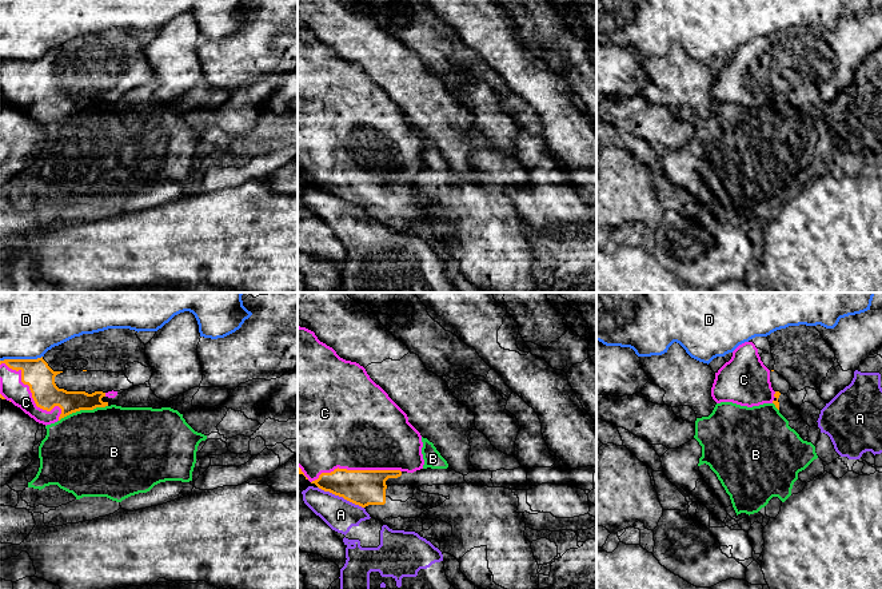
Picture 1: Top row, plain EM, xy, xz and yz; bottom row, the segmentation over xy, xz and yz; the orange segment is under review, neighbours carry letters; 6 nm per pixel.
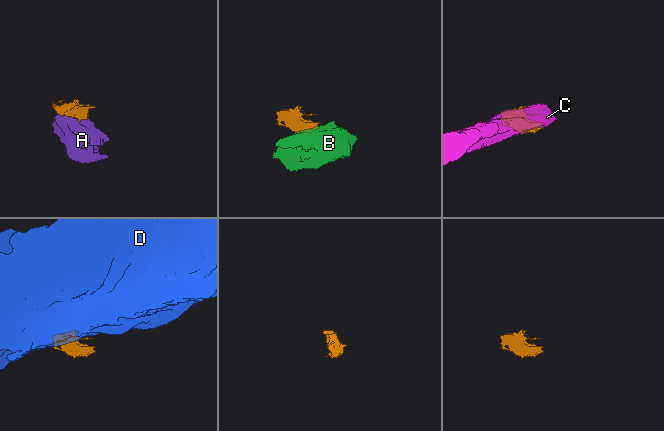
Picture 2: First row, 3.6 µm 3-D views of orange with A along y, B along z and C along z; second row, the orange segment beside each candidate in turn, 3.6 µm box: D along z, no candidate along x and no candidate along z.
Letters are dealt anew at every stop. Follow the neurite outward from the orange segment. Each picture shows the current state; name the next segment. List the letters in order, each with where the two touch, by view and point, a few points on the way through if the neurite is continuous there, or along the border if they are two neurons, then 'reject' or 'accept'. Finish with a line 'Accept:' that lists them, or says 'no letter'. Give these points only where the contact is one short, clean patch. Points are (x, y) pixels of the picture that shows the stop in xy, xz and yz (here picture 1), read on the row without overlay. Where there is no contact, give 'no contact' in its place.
A: meets orange in xz at (340, 197); border along xz (318, 187), (363, 209); reject
B: meets orange in xy at (83, 110); border along xy (107, 106), (80, 110), (64, 116), (59, 122); reject
C: meets orange in xy at (32, 96); accept
D: meets orange in xy at (20, 60); border along xy (42, 56), (0, 62); reject
Accept: C

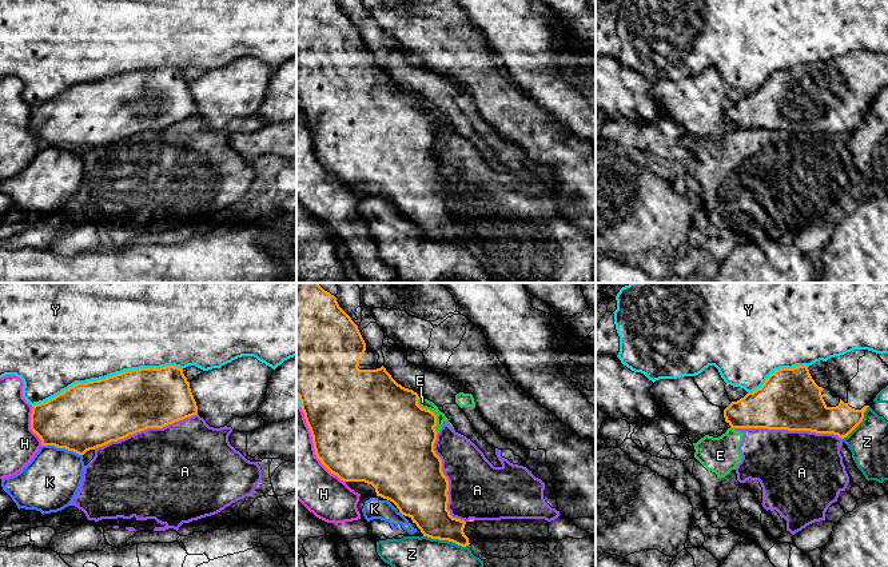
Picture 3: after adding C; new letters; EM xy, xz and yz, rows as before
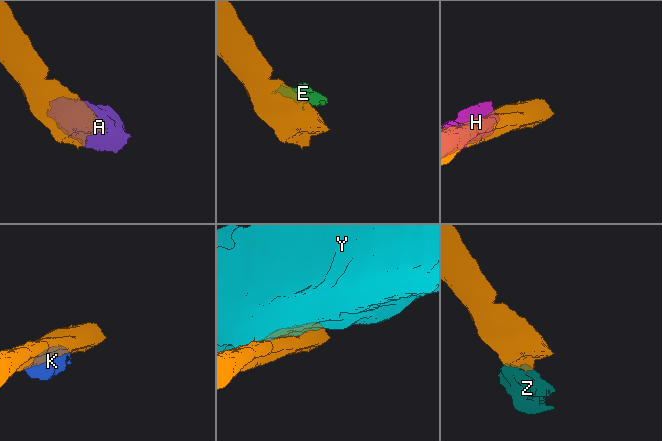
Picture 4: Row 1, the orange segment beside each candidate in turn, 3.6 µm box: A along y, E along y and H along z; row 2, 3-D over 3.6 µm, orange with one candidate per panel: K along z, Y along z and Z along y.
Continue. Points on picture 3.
A: meets orange in yz at (788, 131); reject
E: meets orange in xz at (433, 114); reject
H: meets orange in xy at (31, 127); reject
K: meets orange in xy at (62, 148); reject
Y: meets orange in xy at (108, 78); reject
Z: meets orange in xz at (446, 240); border along xz (423, 236), (431, 240), (448, 240), (468, 247); reject
Accept: no letter

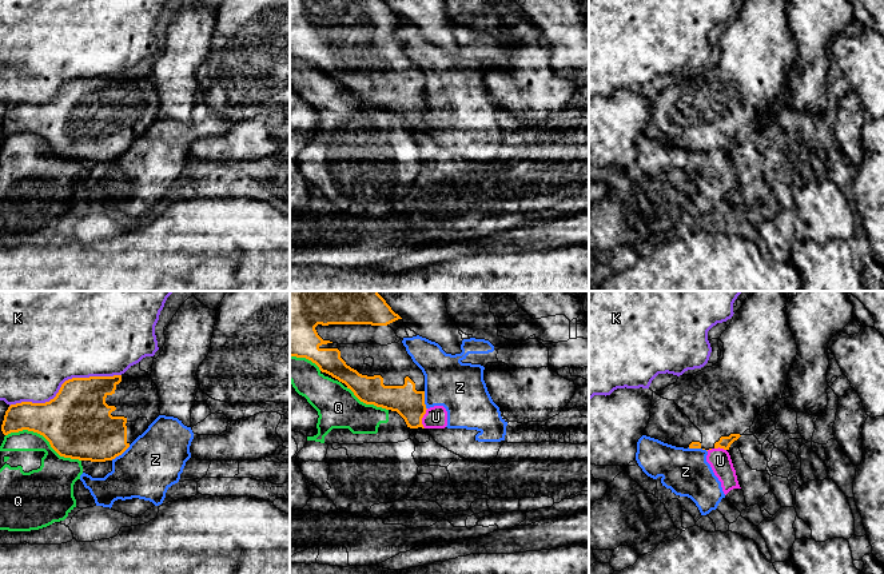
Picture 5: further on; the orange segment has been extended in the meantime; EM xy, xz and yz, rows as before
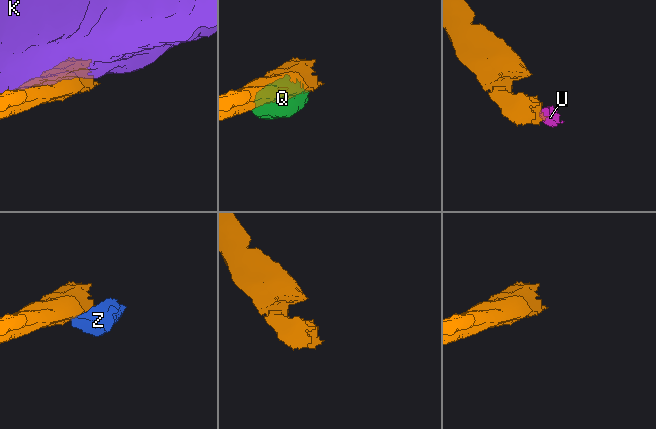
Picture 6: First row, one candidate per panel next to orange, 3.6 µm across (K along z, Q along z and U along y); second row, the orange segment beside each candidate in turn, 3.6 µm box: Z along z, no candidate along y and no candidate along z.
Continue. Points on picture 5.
K: meets orange in xy at (63, 84); reject
Q: meets orange in xy at (44, 138); reject
U: meets orange in xz at (422, 118); border along xz (427, 110), (422, 119), (423, 128); reject
Z: meets orange in xy at (120, 155); reject
Accept: no letter

